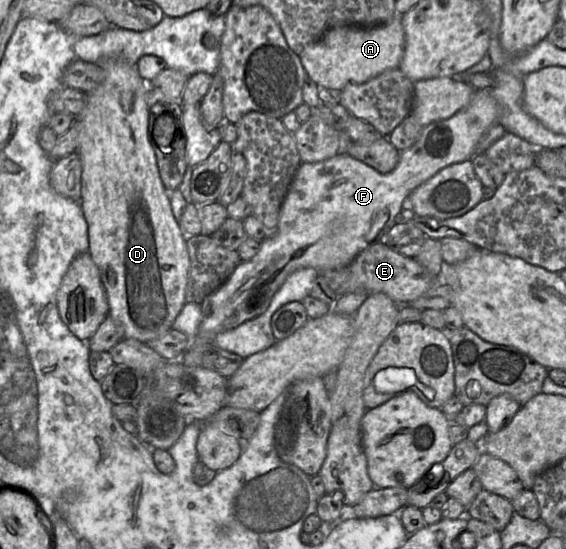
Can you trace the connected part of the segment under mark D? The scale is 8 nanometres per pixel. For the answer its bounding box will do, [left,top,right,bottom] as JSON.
[72,59,190,344]

